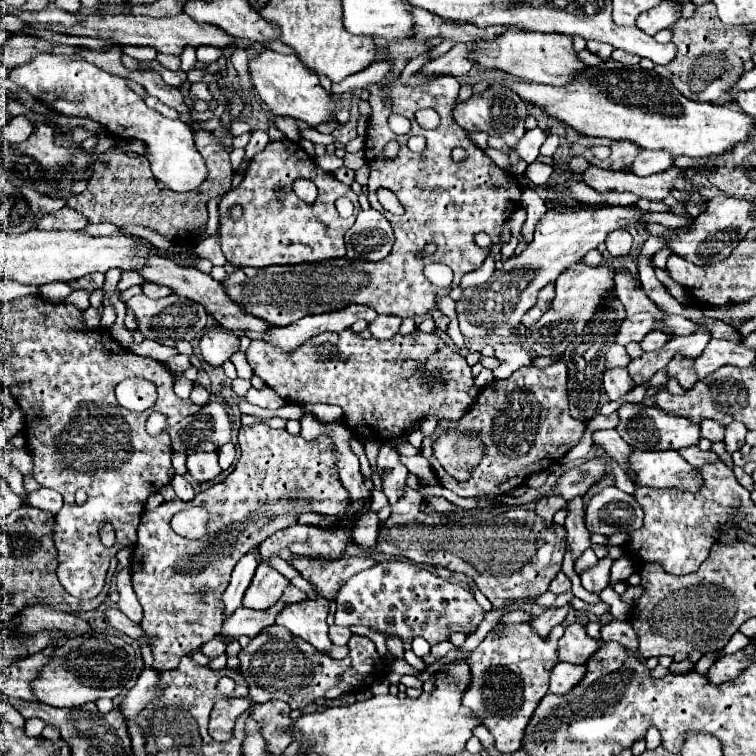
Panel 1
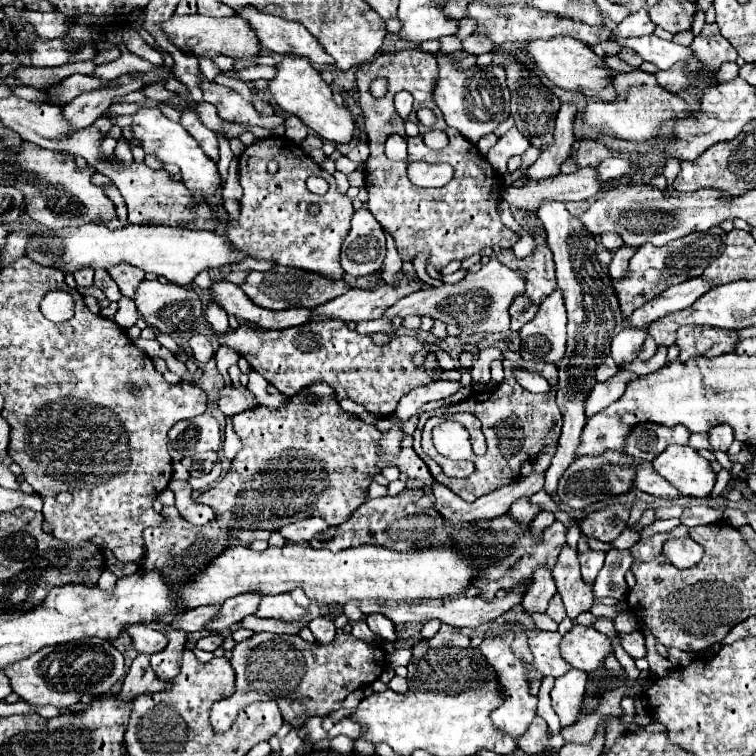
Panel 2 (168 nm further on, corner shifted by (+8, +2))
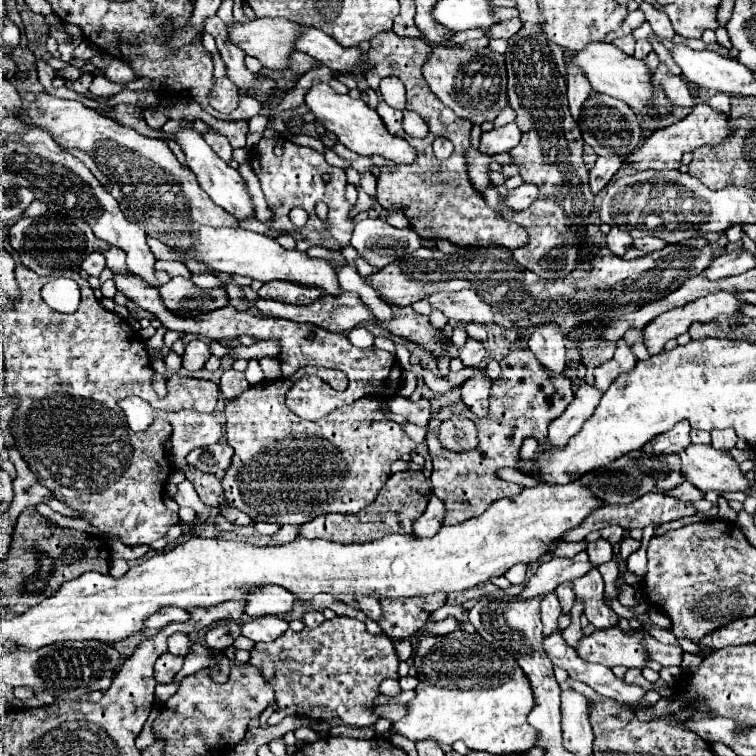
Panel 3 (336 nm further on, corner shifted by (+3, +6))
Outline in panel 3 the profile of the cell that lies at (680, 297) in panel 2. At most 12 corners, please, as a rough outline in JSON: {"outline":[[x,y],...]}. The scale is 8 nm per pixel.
{"outline":[[721,255],[703,277],[717,281],[753,269],[753,255]]}

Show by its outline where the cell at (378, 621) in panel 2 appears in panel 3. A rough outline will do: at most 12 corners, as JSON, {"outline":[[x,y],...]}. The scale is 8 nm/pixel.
{"outline":[[357,597],[359,609],[373,621],[381,619],[377,597]]}

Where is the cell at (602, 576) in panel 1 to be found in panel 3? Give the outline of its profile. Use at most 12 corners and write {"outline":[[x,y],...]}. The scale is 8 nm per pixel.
{"outline":[[605,539],[587,545],[593,567],[613,559],[613,547]]}

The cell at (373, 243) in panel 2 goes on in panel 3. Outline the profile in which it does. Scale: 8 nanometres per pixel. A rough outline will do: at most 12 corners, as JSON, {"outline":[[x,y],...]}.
{"outline":[[381,219],[355,225],[351,245],[383,269],[421,247]]}

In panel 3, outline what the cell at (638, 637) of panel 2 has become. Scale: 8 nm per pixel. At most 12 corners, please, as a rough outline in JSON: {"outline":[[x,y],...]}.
{"outline":[[645,631],[649,659],[669,667],[681,665],[683,649],[663,645]]}

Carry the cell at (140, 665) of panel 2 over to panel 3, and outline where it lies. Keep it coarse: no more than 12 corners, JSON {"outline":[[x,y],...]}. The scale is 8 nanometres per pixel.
{"outline":[[193,645],[175,683],[215,663],[205,645]]}

